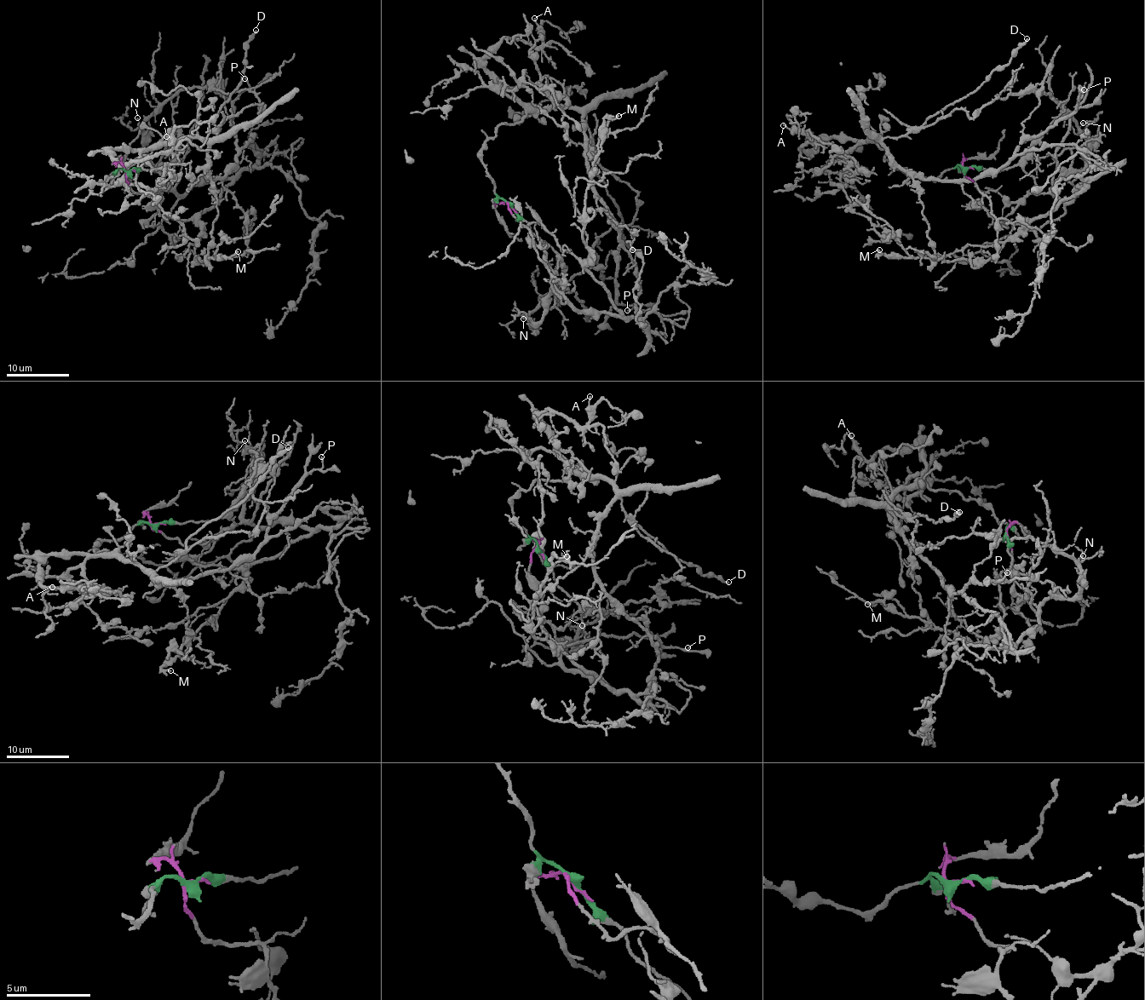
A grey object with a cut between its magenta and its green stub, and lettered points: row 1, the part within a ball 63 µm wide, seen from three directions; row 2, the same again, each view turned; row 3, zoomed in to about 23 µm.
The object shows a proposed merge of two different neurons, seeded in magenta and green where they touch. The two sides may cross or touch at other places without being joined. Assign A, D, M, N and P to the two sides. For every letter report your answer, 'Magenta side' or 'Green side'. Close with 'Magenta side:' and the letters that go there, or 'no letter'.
A: Green side
D: Green side
M: Magenta side
N: Magenta side
P: Green side
Magenta side: M, N

